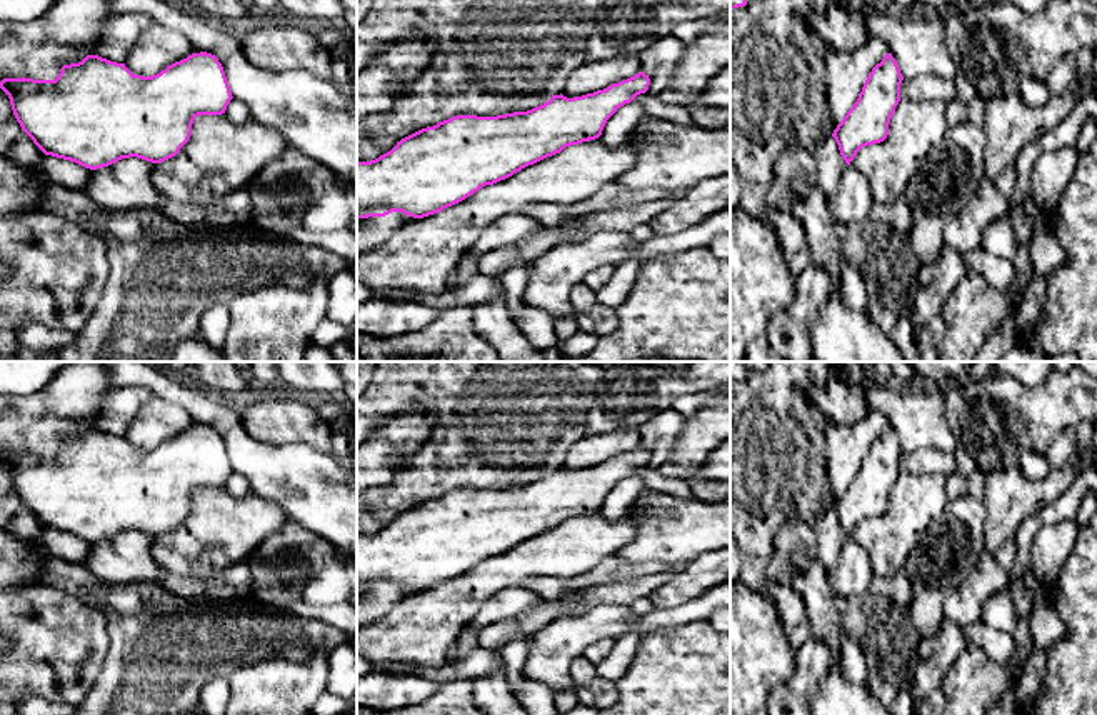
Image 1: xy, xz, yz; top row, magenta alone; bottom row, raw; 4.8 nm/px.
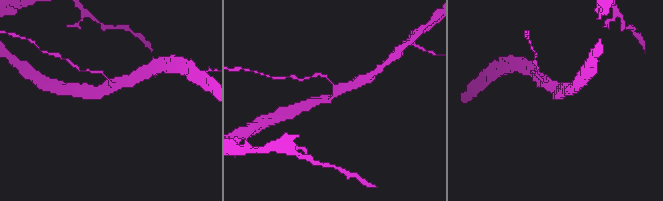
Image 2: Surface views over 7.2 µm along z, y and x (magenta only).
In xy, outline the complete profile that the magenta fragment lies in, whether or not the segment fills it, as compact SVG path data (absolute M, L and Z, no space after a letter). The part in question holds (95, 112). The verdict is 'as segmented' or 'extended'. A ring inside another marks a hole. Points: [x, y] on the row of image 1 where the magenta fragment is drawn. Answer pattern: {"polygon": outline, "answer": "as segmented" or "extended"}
{"polygon": "M207 52L192 53L152 77L133 75L125 63L87 55L78 63L63 65L55 80L3 78L0 88L8 95L22 130L45 155L70 160L90 170L130 157L152 163L165 162L188 142L192 123L198 115L222 115L233 98L222 63Z", "answer": "as segmented"}

